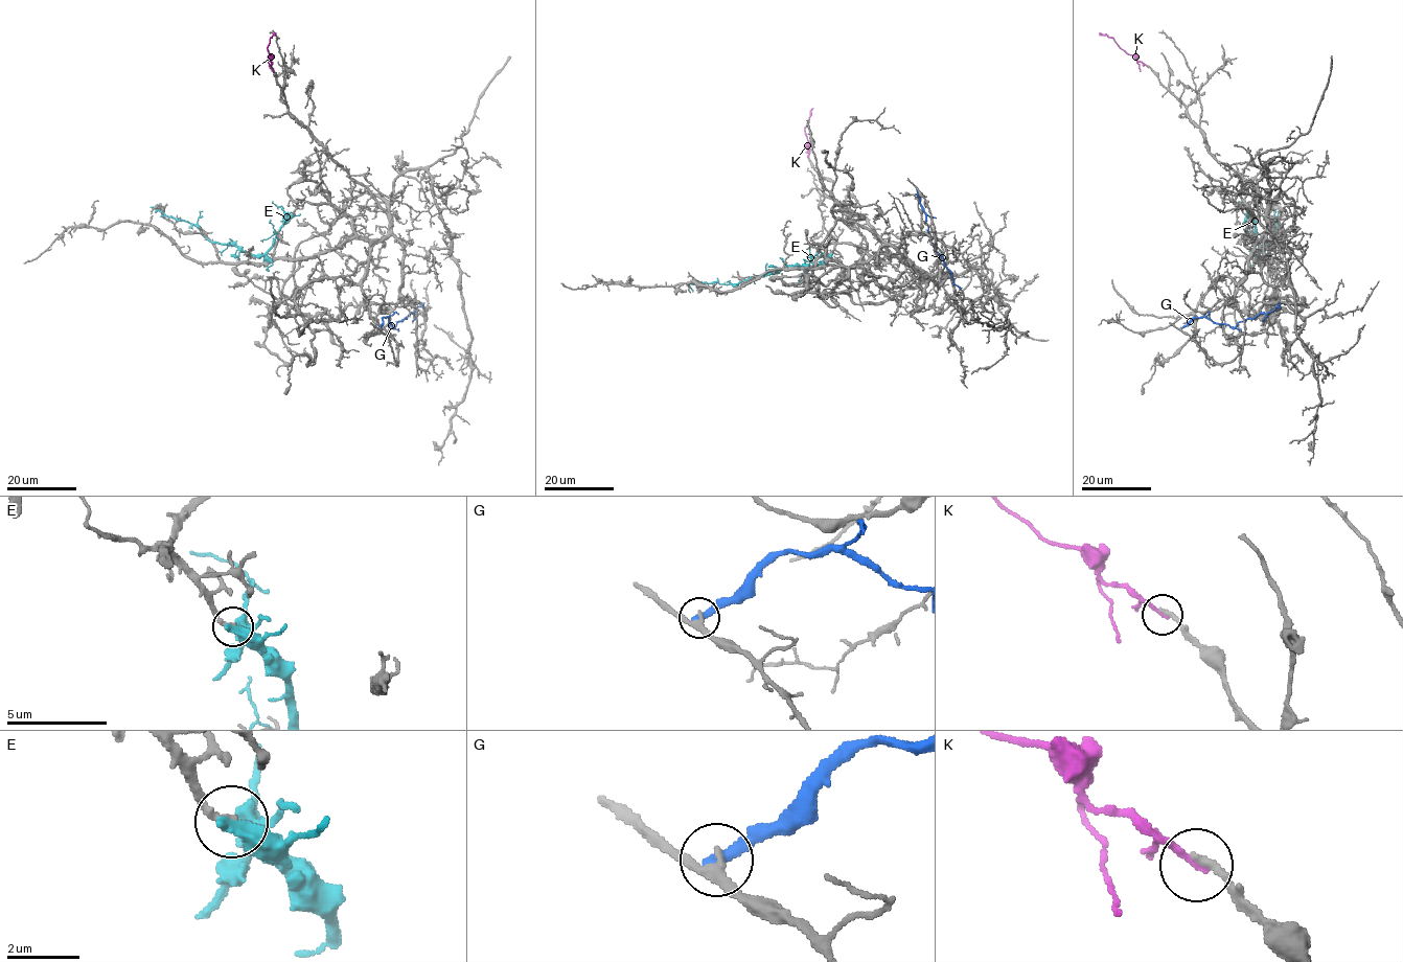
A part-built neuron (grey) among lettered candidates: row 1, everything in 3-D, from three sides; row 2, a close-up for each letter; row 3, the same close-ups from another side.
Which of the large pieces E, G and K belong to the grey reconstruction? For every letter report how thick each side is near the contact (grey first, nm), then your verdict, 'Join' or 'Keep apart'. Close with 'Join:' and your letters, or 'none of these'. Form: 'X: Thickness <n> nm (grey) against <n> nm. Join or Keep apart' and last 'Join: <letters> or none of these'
E: Thickness 220 nm (grey) against 550 nm. Keep apart
G: Thickness 240 nm (grey) against 320 nm. Keep apart
K: Thickness 240 nm (grey) against 220 nm. Keep apart
Join: none of these

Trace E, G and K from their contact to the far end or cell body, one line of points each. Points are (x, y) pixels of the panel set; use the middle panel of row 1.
E: (830, 254), (820, 264), (809, 267), (787, 266), (738, 283), (690, 283), (693, 292)
G: (917, 189), (930, 243), (953, 283), (961, 288)
K: (808, 156), (805, 128), (813, 108)

